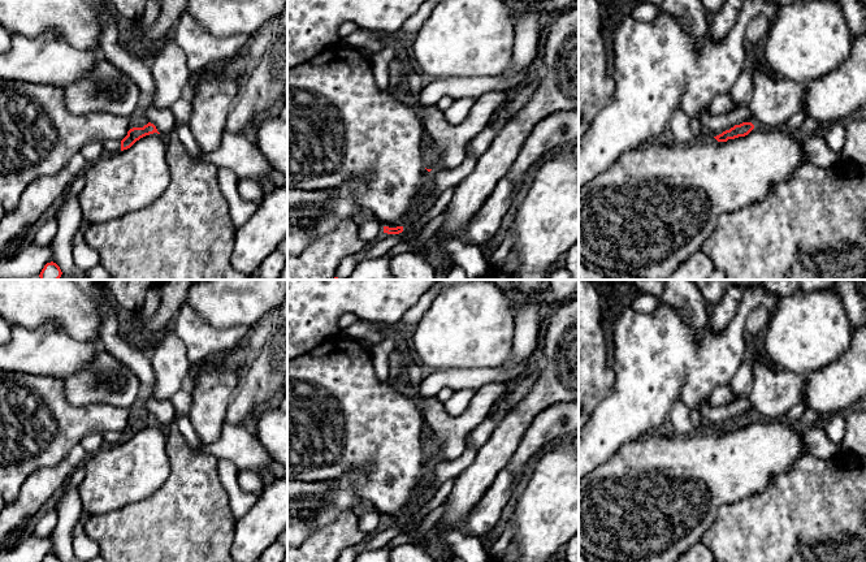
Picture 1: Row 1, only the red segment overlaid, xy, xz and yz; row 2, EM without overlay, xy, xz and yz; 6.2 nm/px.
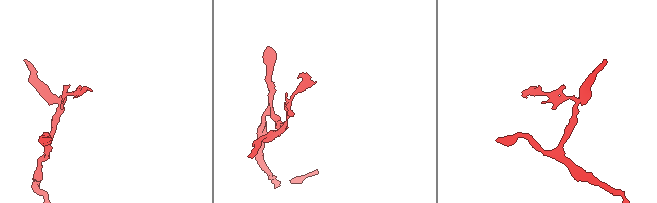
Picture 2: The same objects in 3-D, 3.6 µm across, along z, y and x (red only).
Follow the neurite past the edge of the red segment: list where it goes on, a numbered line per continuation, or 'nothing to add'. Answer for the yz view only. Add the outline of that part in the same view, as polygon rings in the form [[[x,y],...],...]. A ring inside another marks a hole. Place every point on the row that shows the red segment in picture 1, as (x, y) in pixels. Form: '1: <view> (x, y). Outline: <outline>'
nothing to add

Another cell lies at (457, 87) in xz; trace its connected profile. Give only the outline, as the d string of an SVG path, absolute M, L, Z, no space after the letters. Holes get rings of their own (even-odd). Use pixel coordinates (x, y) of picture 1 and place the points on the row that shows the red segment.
M531 65L510 78L492 75L437 79L421 88L416 107L420 109L426 105L436 105L445 96L454 100L460 98L477 99L488 91L508 91L521 83L529 70Z

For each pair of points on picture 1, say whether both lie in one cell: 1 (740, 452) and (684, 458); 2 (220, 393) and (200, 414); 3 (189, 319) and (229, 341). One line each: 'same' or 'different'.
1: same
2: same
3: same

